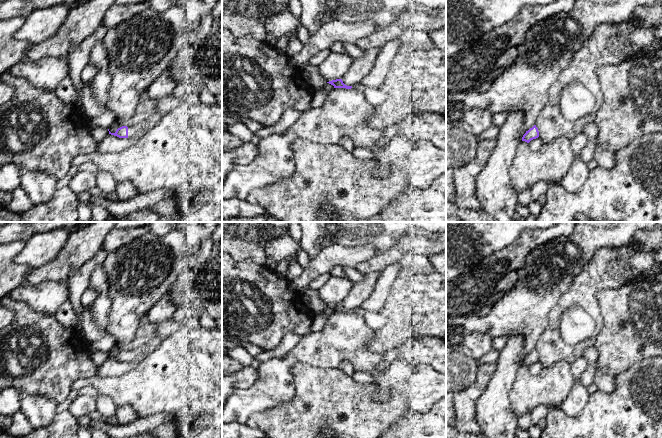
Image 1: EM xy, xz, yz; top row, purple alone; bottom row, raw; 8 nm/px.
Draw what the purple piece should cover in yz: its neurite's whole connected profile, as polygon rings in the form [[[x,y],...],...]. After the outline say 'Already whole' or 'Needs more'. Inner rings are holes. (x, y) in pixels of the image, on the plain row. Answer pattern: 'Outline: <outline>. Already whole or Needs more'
Outline: [[[536,349],[530,352],[522,361],[522,365],[529,367],[531,364],[539,361],[539,355]]]. Already whole

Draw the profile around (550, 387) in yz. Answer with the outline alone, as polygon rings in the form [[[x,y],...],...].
[[[567,361],[543,367],[537,375],[521,364],[509,393],[511,409],[520,417],[538,405],[560,405],[568,397],[575,380],[571,363]]]

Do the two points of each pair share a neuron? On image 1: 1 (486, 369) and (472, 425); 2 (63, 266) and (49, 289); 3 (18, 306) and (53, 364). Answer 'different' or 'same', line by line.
1: same
2: different
3: same

